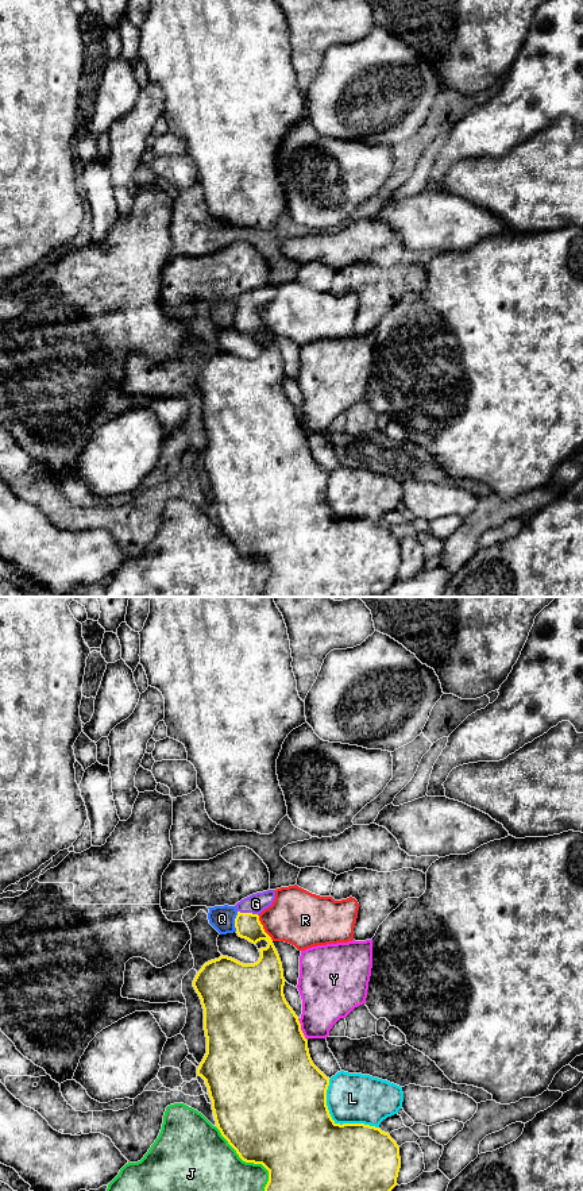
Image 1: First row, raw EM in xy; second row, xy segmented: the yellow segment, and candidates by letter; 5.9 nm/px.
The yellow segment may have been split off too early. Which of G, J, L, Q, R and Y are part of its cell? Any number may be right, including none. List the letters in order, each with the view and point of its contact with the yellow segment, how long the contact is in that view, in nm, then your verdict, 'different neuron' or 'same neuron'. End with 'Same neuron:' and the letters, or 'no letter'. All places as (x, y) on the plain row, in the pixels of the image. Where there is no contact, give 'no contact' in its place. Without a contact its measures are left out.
G: contact xy (248, 308); length 130 nm; same neuron
J: contact xy (254, 558); length 500 nm; different neuron
L: contact xy (336, 519); length 420 nm; different neuron
Q: contact xy (235, 316); length 120 nm; different neuron
R: contact xy (262, 323); length 180 nm; different neuron
Y: contact xy (300, 424); length 150 nm; different neuron
Same neuron: G

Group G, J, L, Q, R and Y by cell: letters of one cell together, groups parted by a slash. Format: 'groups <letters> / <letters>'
groups G / J / L / Q / R / Y

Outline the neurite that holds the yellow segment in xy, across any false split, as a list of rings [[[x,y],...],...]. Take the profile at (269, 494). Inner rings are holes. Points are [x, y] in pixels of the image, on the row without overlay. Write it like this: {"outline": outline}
{"outline": [[[267,285],[252,289],[235,300],[238,305],[238,311],[235,313],[238,331],[252,339],[256,339],[260,335],[266,335],[269,338],[266,343],[259,344],[259,355],[254,359],[243,359],[232,352],[221,350],[219,354],[205,358],[193,375],[193,382],[198,389],[204,404],[204,425],[206,432],[206,448],[197,463],[197,470],[205,475],[209,493],[212,496],[215,516],[221,531],[236,546],[243,556],[262,559],[269,566],[269,577],[265,582],[260,597],[379,597],[397,581],[397,573],[401,563],[399,541],[389,528],[382,527],[379,523],[364,519],[340,520],[332,514],[327,501],[329,473],[327,473],[310,454],[308,435],[301,425],[298,412],[289,401],[283,390],[283,381],[286,375],[283,373],[279,350],[271,332],[265,327],[263,320],[259,316],[259,309],[271,301],[274,294],[275,286]]]}

